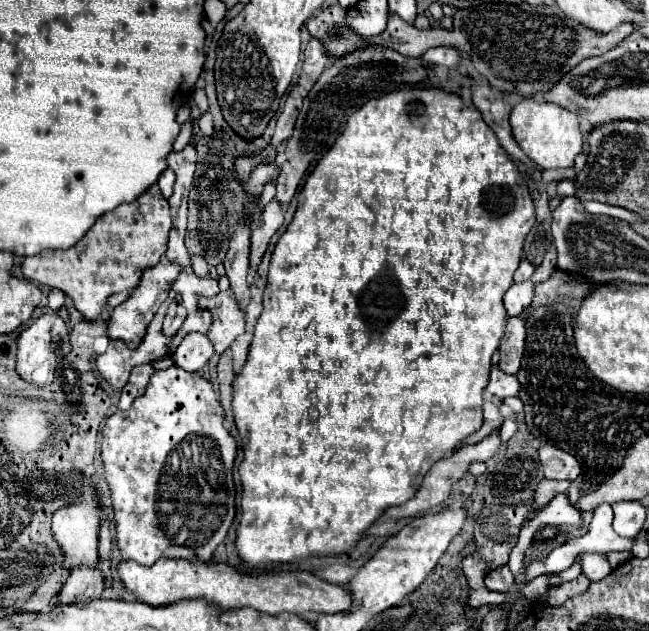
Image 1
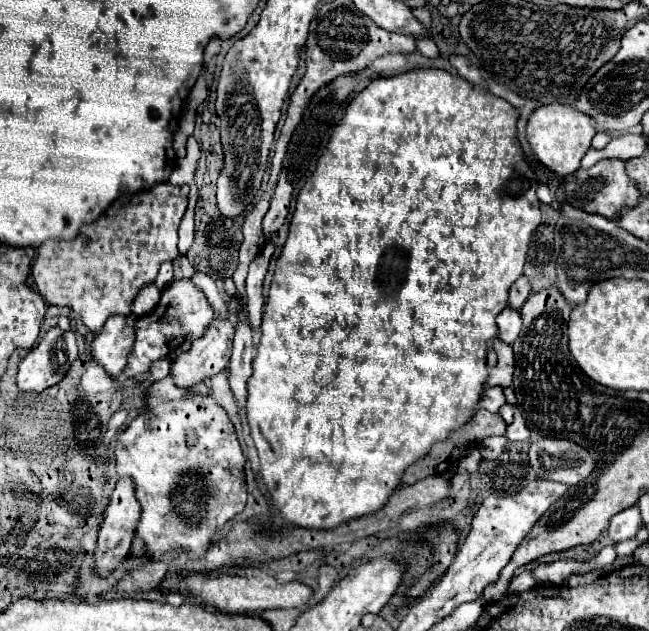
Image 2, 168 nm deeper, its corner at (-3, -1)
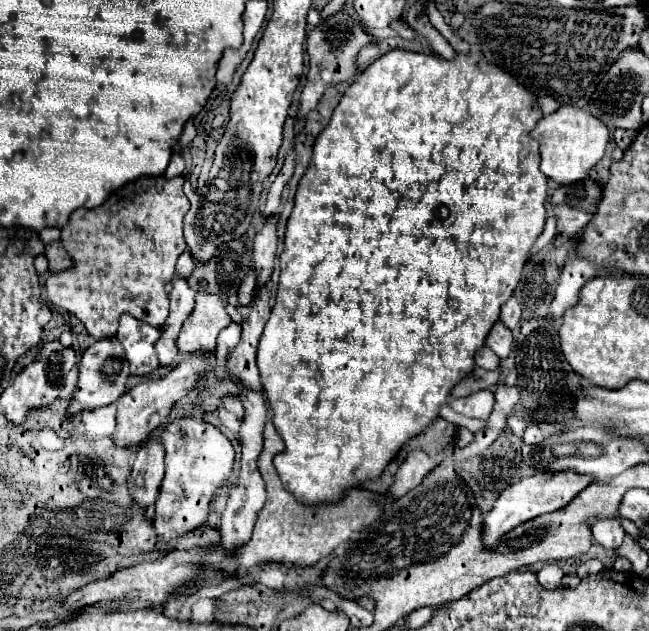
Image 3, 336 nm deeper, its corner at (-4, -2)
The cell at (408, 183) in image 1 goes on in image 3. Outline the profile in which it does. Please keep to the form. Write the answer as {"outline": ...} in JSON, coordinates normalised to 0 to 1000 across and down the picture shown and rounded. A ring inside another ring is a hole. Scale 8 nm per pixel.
{"outline":[[[607,78],[564,106],[530,144],[508,195],[487,217],[478,261],[459,290],[453,331],[441,357],[438,398],[431,401],[425,483],[398,547],[398,585],[422,658],[419,670],[441,699],[441,715],[425,721],[422,737],[438,772],[468,797],[518,797],[527,791],[530,775],[586,756],[610,715],[675,661],[675,648],[693,632],[690,620],[727,585],[730,559],[746,547],[752,525],[767,509],[770,487],[801,445],[817,391],[838,366],[844,284],[829,268],[829,227],[814,214],[832,189],[835,176],[817,141],[764,100],[746,100],[743,113],[737,90],[727,84],[706,84],[696,97],[687,97],[672,87]]]}

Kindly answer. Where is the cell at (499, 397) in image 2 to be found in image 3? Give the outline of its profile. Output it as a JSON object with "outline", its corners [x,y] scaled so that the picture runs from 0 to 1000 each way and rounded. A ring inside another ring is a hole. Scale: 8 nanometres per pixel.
{"outline":[[[752,616],[733,620],[733,623],[712,629],[712,632],[693,632],[690,642],[715,661],[752,664],[752,658],[758,655],[758,642],[761,642],[761,623]]]}

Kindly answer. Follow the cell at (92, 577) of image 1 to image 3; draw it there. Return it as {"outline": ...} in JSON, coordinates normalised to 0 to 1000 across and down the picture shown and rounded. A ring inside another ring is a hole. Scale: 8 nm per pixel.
{"outline":[[[228,696],[210,718],[203,753],[197,759],[206,794],[225,807],[237,797],[253,756],[253,705],[250,696]]]}

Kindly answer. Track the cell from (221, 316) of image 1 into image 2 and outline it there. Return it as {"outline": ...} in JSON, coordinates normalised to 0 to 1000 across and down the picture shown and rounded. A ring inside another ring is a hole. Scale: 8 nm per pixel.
{"outline":[[[328,504],[325,517],[316,523],[313,536],[294,545],[294,555],[279,561],[273,574],[263,577],[263,593],[276,612],[300,612],[304,605],[331,596],[350,583],[356,567],[359,517],[347,504]]]}

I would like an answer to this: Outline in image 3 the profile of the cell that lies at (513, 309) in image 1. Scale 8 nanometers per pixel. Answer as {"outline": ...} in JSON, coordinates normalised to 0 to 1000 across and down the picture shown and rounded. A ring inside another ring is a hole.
{"outline":[[[770,509],[761,512],[758,525],[755,525],[752,534],[749,534],[749,547],[752,547],[767,566],[773,566],[773,569],[783,566],[783,559],[789,556],[789,540],[792,540],[789,525],[786,525],[783,518],[777,518]]]}

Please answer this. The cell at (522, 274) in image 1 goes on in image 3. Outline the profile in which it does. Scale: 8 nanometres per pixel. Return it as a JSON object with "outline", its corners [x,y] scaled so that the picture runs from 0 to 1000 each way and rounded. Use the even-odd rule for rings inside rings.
{"outline":[[[789,468],[777,483],[773,483],[773,493],[770,493],[770,509],[783,518],[783,521],[795,521],[798,512],[801,512],[801,496],[804,496],[804,483],[798,480],[798,474]]]}

